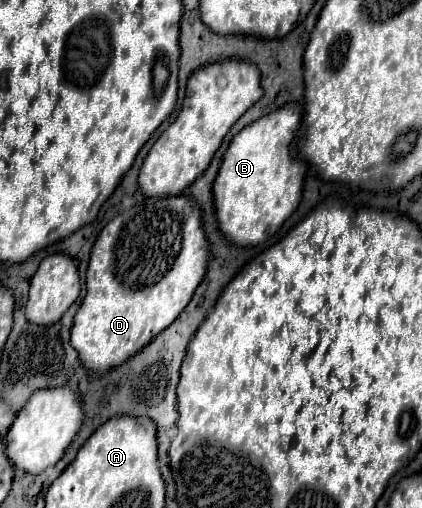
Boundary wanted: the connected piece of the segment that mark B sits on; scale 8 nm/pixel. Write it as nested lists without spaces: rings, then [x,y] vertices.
[[[284,105],[234,135],[214,179],[214,209],[222,235],[236,247],[264,243],[296,211],[302,197],[306,163],[294,161],[290,143],[300,127],[300,107]]]

